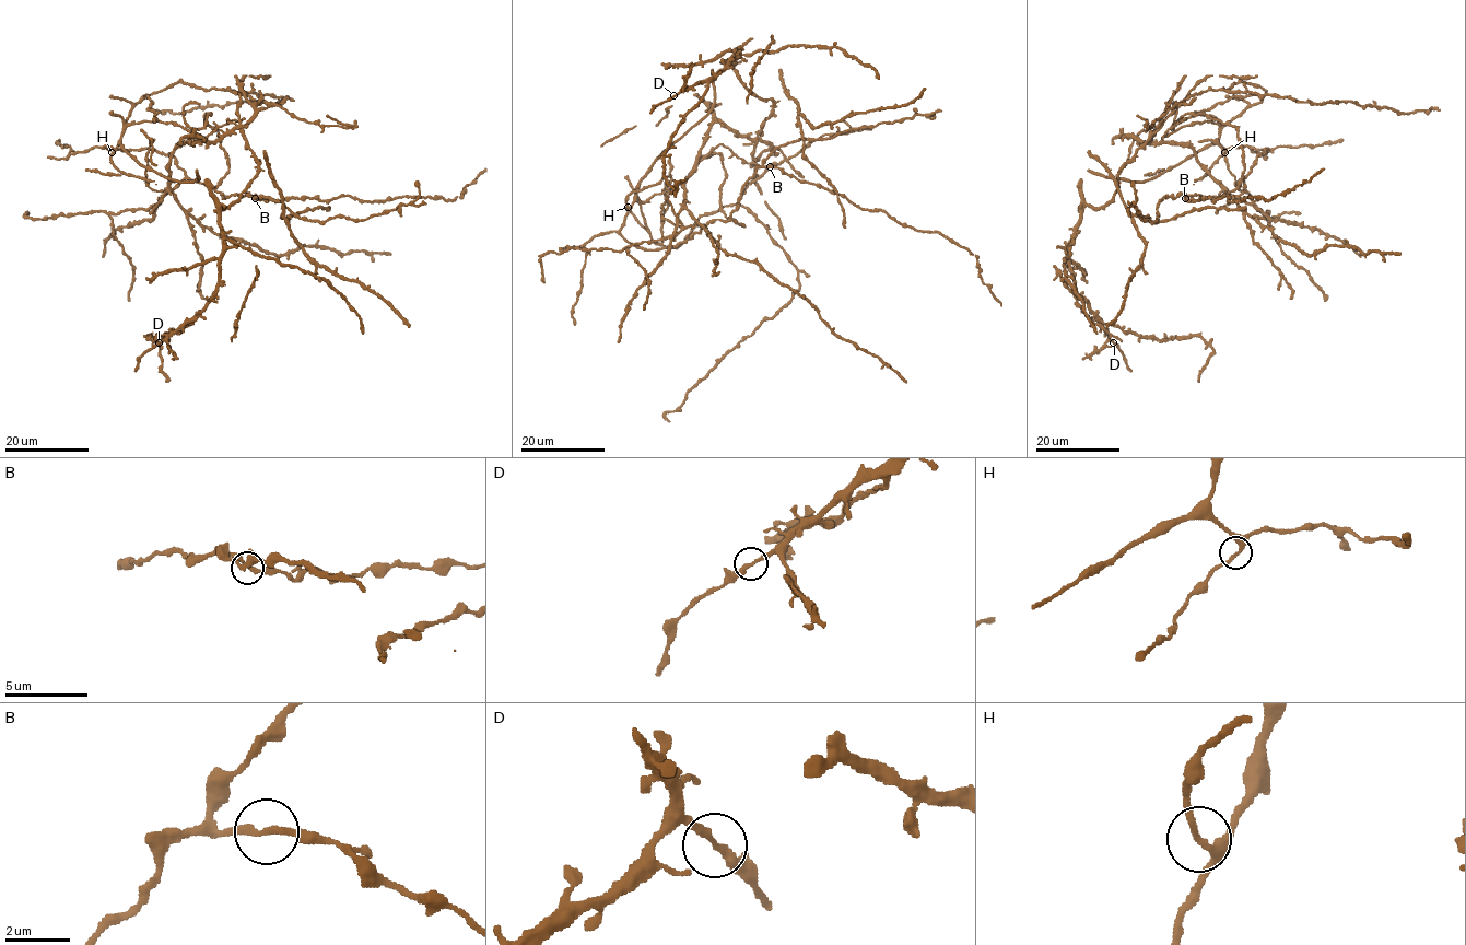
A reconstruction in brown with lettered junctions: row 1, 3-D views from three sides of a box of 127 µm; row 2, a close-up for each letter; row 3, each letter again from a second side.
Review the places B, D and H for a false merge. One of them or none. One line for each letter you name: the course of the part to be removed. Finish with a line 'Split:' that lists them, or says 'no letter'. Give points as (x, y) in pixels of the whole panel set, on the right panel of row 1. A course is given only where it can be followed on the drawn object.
Split: no letter

